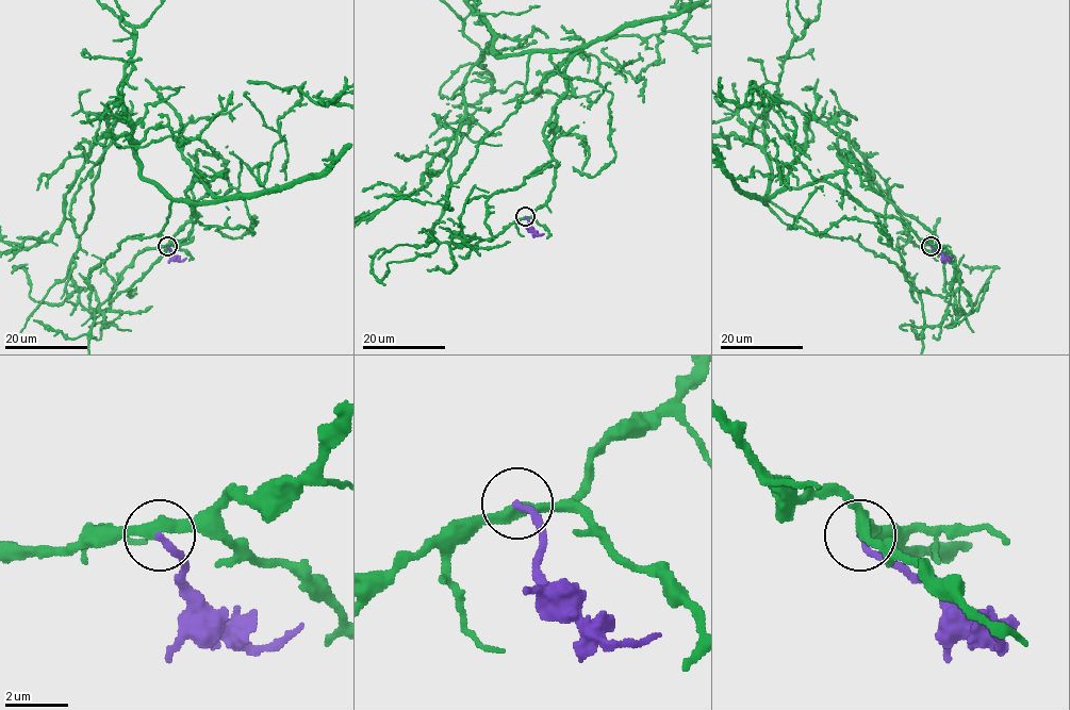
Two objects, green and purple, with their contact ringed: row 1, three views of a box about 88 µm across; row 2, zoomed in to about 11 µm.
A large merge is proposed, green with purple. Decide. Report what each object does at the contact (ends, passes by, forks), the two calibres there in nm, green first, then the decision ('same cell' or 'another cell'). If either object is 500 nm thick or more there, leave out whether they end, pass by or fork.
green passes by | purple ends | 360/200 nm | another cell

